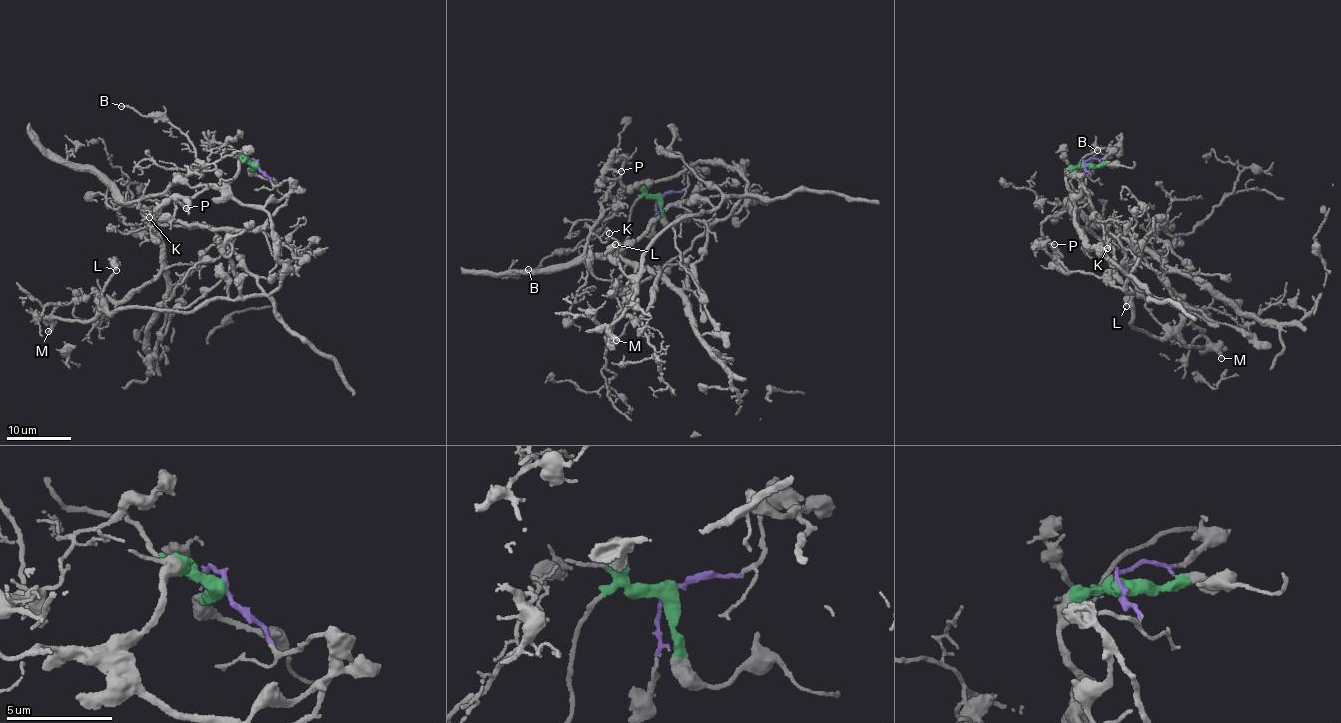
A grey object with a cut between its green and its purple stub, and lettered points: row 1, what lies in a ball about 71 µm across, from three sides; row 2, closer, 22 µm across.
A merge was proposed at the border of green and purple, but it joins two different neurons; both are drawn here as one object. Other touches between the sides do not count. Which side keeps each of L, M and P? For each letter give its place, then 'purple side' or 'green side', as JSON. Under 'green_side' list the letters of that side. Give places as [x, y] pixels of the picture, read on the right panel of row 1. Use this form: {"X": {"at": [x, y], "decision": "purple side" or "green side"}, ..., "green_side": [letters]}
{"L": {"at": [1126, 306], "decision": "green side"}, "M": {"at": [1221, 358], "decision": "green side"}, "P": {"at": [1054, 244], "decision": "green side"}, "green_side": ["L", "M", "P"]}

